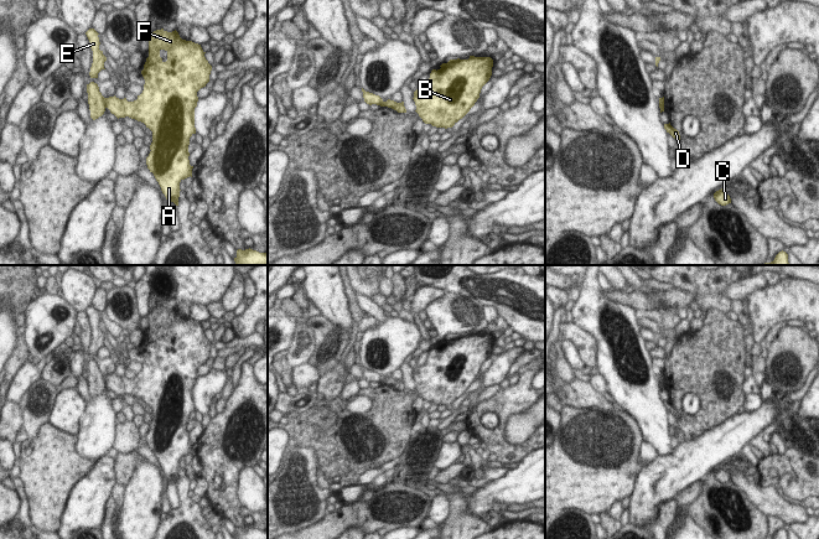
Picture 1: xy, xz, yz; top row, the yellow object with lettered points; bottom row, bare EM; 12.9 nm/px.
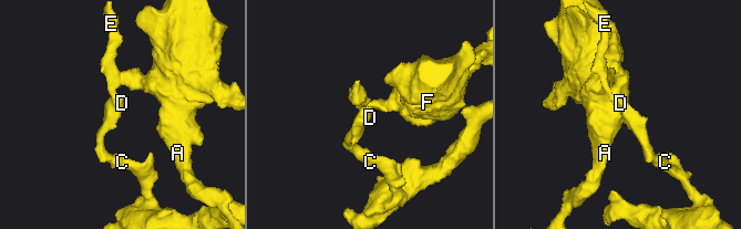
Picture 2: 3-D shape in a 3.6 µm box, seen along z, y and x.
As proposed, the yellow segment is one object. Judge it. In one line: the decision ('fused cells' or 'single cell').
fused cells

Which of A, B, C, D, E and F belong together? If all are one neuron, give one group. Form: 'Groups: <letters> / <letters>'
Groups: A B F / C D E

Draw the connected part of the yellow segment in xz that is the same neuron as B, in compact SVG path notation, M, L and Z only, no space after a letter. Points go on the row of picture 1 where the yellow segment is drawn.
M470 56L468 59L450 59L440 69L432 69L427 85L414 92L416 113L425 124L436 128L452 128L462 119L480 98L482 87L492 76L493 59L491 57Z

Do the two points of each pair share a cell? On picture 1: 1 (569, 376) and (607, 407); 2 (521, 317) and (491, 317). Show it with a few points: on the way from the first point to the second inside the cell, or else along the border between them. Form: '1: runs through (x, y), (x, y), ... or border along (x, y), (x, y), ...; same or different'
1: border along (558, 372), (565, 381), (576, 378); different
2: border along (485, 305), (492, 305), (501, 316); different

